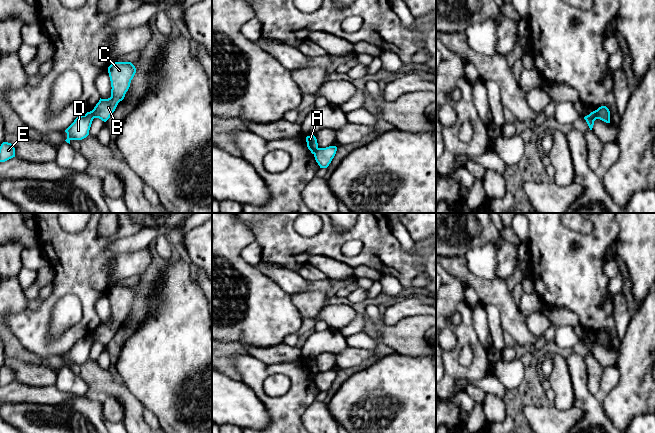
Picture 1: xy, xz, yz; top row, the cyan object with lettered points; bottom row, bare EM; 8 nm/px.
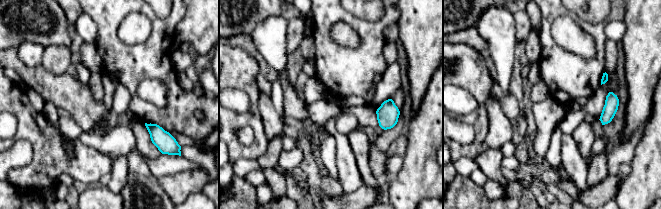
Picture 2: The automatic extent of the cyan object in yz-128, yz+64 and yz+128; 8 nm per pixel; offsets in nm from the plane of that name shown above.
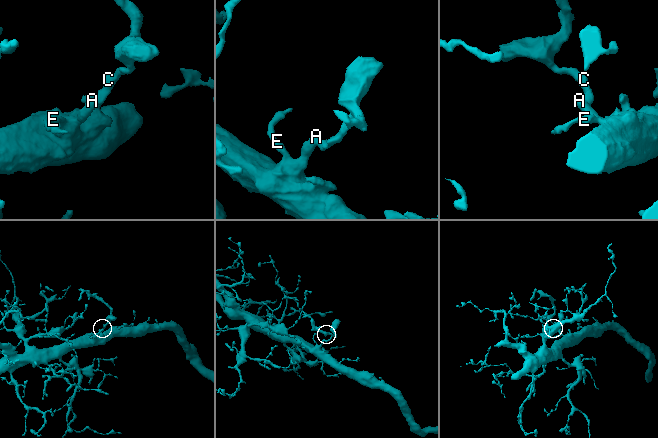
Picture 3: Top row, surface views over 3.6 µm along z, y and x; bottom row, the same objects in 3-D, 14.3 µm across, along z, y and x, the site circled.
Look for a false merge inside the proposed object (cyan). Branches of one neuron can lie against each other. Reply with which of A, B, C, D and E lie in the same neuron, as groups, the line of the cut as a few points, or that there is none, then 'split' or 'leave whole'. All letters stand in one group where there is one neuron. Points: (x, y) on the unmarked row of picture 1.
A D E / B C | yz (594, 335), (598, 342) | split

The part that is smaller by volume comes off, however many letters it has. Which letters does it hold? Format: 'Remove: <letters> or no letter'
Remove: B, C

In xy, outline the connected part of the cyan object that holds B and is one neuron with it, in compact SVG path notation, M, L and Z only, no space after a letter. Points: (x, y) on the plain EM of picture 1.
M115 286L108 291L111 305L111 321L101 323L91 335L94 342L106 346L115 335L118 327L125 321L130 311L136 292L131 286Z

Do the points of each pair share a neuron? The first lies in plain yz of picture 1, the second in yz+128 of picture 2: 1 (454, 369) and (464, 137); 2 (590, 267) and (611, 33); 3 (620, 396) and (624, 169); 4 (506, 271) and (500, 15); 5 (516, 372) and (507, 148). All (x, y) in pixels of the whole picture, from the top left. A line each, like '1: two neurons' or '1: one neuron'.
1: two neurons
2: two neurons
3: two neurons
4: two neurons
5: two neurons

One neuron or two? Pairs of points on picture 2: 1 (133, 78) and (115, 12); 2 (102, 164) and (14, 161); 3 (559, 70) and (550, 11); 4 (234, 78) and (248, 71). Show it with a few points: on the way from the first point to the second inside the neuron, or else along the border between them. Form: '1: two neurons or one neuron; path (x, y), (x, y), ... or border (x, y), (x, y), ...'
1: one neuron; path (123, 62), (111, 49), (111, 28)
2: two neurons; border (27, 139), (32, 159), (10, 169)
3: one neuron; path (552, 55), (546, 41), (546, 26)
4: one neuron; path (237, 75), (241, 71), (245, 71)

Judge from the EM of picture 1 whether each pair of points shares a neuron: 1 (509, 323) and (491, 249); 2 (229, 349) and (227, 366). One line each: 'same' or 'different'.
1: different
2: same

